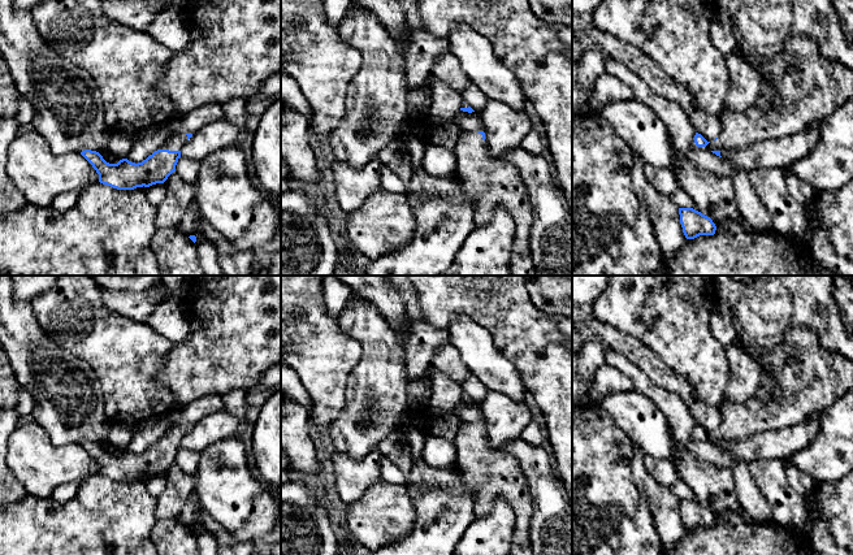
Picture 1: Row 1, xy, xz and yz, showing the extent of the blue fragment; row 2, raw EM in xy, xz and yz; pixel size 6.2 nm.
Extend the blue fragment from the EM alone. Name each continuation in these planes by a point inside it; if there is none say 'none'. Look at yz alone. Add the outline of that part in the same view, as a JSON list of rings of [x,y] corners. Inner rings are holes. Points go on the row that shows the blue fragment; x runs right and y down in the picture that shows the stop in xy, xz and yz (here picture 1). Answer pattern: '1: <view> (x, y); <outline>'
1: yz (799, 85); [[[792,35],[781,44],[781,49],[767,60],[748,51],[737,51],[761,74],[761,94],[744,112],[723,110],[723,130],[718,139],[706,147],[697,147],[693,139],[692,147],[696,149],[733,151],[766,139],[793,135],[813,121],[822,121],[835,113],[853,97],[853,68],[824,56],[819,43],[807,35]]]

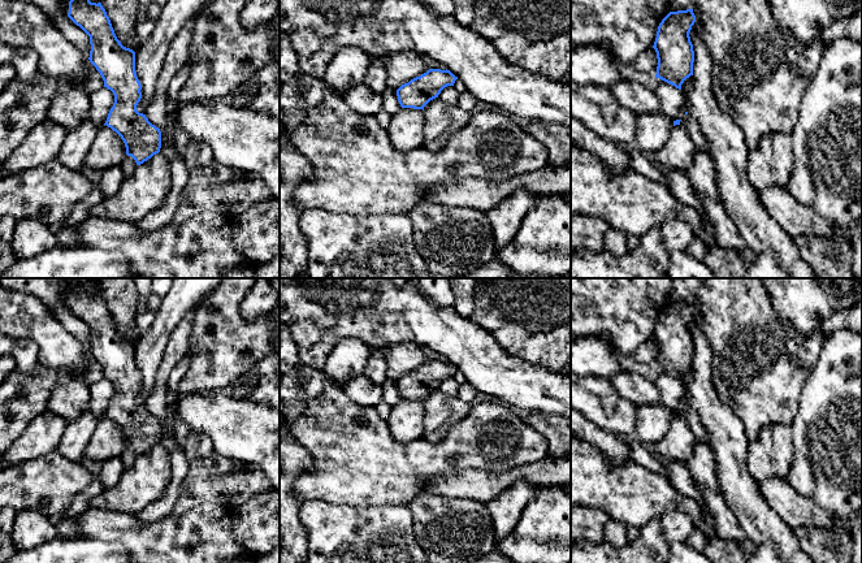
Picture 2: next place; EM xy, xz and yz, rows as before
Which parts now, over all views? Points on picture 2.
1: xy (129, 165); [[[126,156],[120,166],[122,169],[124,178],[129,178],[134,174],[138,165],[131,156]]]

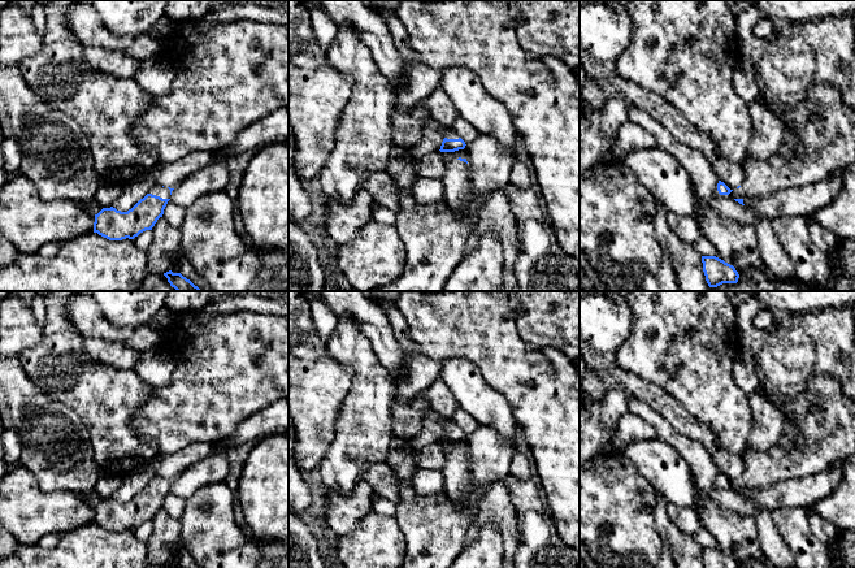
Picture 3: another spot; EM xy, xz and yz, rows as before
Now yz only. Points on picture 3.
1: yz (819, 133); [[[815,83],[804,92],[804,97],[790,108],[785,108],[771,99],[760,99],[784,122],[784,142],[778,151],[767,160],[746,159],[743,161],[746,178],[741,187],[733,190],[729,195],[720,195],[716,187],[716,196],[730,199],[756,199],[789,187],[816,183],[829,177],[836,169],[845,169],[855,162],[855,107],[851,107],[845,101],[843,94],[838,87],[830,83]]]

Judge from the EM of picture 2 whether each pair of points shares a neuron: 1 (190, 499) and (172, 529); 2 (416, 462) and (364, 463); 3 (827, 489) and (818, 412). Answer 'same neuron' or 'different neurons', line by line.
1: different neurons
2: same neuron
3: same neuron

